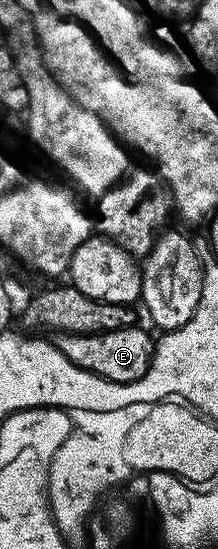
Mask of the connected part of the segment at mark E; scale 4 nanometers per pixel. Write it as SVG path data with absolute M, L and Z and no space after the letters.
M48 321L39 323L33 330L34 338L41 345L45 345L57 357L61 357L69 365L81 369L86 375L96 375L114 383L136 383L147 376L151 362L155 356L156 344L151 343L142 330L122 331L121 333L77 333Z

